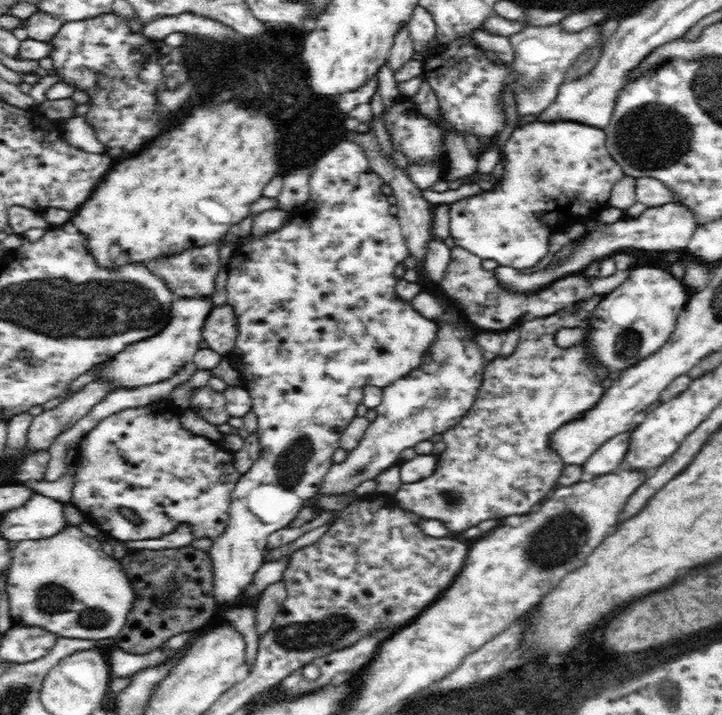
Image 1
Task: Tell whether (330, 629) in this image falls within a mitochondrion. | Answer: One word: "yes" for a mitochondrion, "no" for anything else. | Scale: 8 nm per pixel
yes

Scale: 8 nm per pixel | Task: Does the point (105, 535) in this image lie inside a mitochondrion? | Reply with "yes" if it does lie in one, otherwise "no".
no

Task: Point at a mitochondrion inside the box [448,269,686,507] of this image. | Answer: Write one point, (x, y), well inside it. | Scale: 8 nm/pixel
(628, 341)

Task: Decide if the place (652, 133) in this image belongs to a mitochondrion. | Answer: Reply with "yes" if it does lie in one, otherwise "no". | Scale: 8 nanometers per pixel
yes

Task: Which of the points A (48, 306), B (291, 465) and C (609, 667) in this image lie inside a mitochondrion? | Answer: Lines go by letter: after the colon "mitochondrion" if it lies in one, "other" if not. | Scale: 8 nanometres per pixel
A: mitochondrion
B: mitochondrion
C: other

